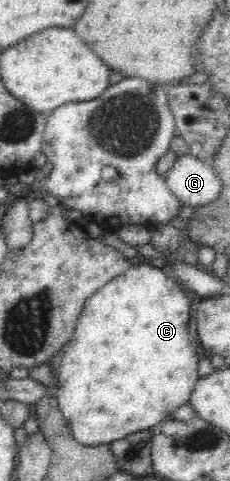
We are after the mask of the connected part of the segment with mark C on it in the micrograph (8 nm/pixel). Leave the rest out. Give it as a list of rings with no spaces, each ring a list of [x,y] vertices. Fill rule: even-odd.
[[[133,261],[127,270],[112,278],[105,286],[102,286],[85,301],[81,316],[77,321],[76,330],[64,346],[63,358],[58,368],[58,376],[54,387],[54,394],[58,401],[58,407],[62,412],[65,422],[72,430],[72,435],[77,442],[84,445],[109,444],[114,440],[123,438],[126,434],[137,432],[137,430],[150,429],[159,421],[165,420],[169,414],[177,410],[178,406],[188,402],[191,389],[200,377],[198,371],[198,357],[191,343],[191,330],[189,330],[189,318],[191,318],[192,304],[187,297],[187,293],[181,284],[173,277],[167,276],[165,272],[156,267],[151,267],[148,263]]]

